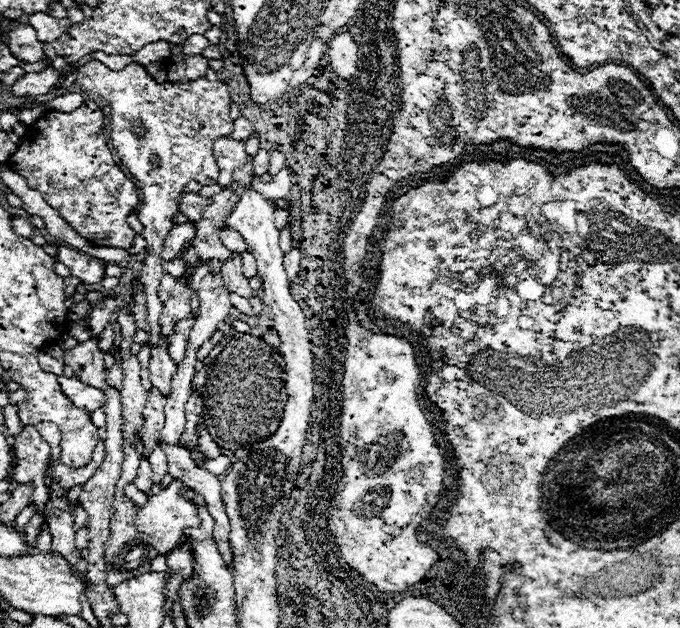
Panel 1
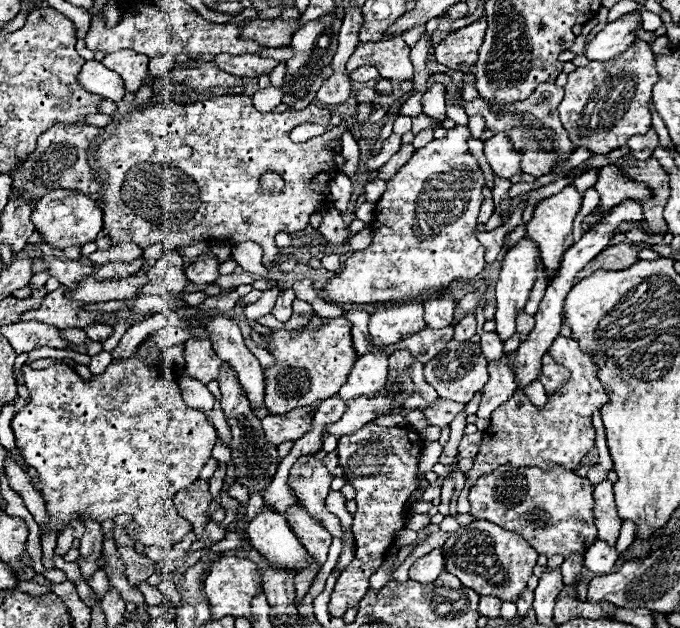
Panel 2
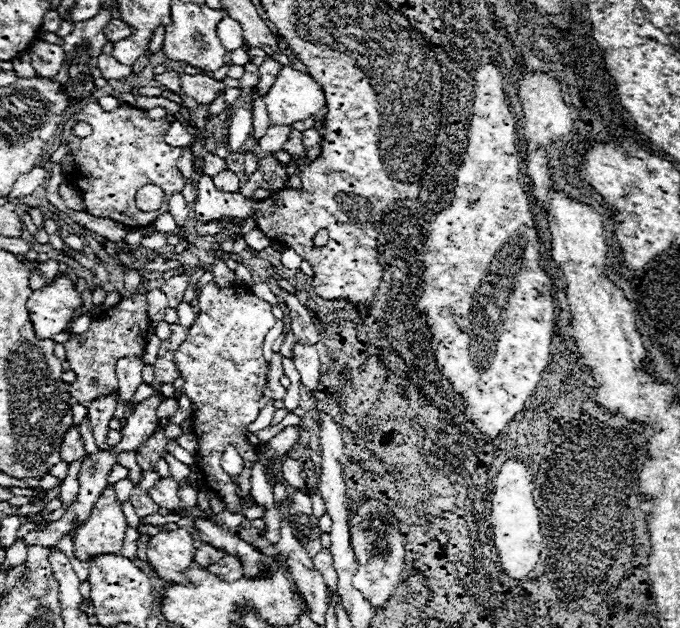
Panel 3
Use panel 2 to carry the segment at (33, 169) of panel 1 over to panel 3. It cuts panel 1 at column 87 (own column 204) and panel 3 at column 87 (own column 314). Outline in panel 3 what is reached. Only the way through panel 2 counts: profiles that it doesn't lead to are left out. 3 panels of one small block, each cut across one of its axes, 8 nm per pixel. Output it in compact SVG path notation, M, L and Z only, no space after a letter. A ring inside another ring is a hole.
M92 102L66 120L60 138L62 142L70 142L70 152L62 160L64 178L82 192L84 210L88 214L112 218L130 228L142 228L152 224L158 214L168 212L166 204L154 212L142 212L134 202L136 192L146 184L160 186L166 198L184 189L185 179L176 168L176 162L182 156L182 148L164 142L168 128L168 120L150 120L146 118L144 110L136 110L126 104L112 112L104 112L98 104ZM80 120L88 122L94 130L88 138L78 138L72 134L72 126Z

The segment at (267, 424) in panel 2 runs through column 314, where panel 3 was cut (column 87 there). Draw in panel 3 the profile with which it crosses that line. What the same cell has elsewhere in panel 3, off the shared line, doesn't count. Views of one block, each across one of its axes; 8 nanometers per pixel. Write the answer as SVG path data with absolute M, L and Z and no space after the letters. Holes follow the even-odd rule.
M108 394L108 396L98 396L98 400L92 400L90 404L86 404L88 408L88 416L90 416L90 424L92 424L92 434L94 440L98 444L98 448L108 450L110 446L106 444L106 436L108 436L108 422L114 416L114 408L118 404L118 394Z

